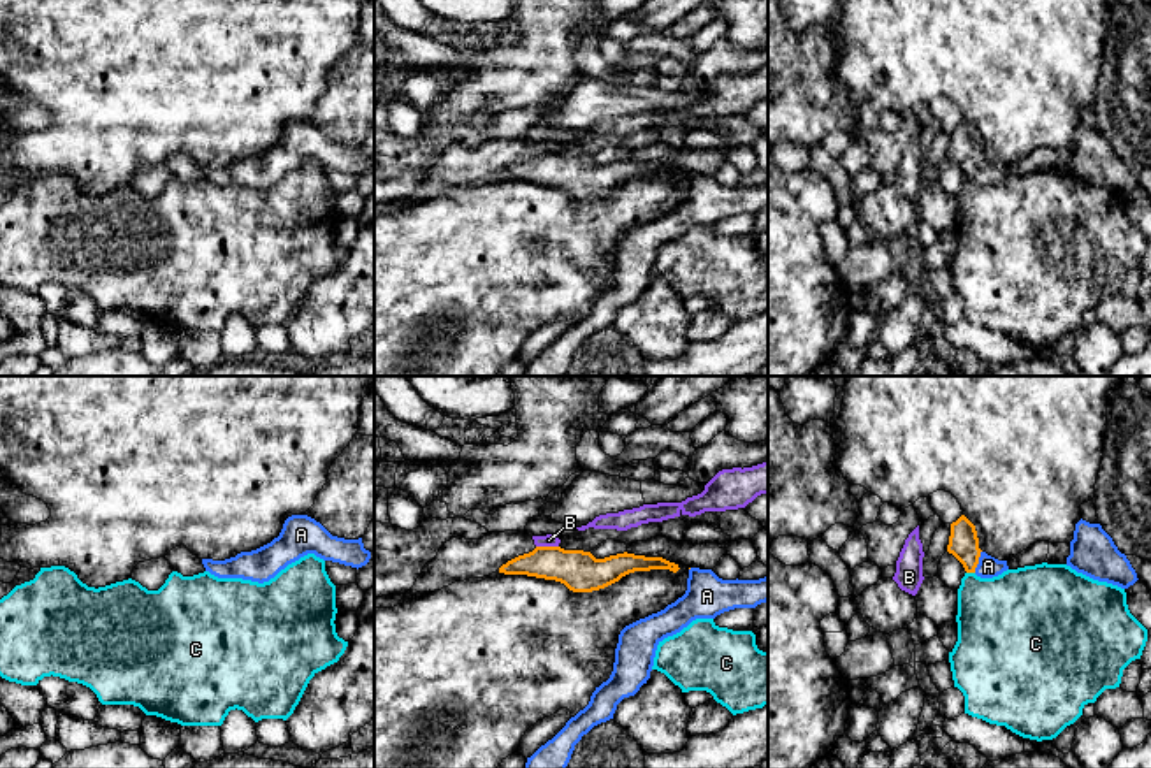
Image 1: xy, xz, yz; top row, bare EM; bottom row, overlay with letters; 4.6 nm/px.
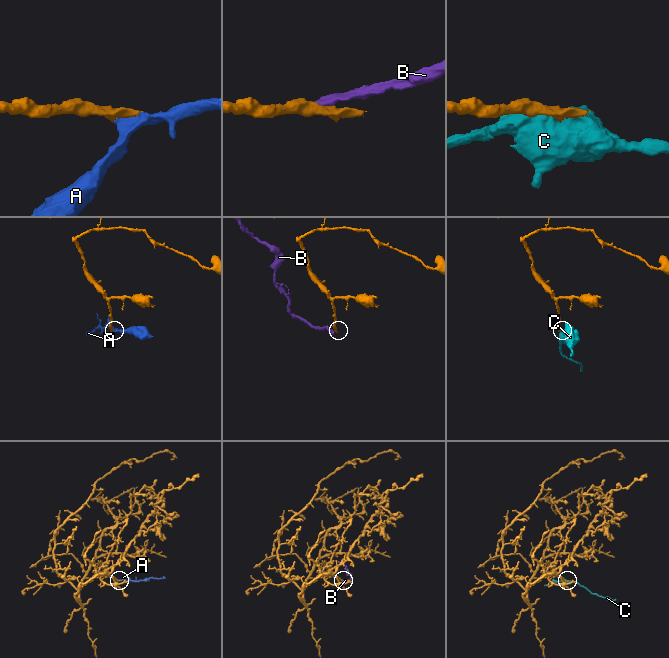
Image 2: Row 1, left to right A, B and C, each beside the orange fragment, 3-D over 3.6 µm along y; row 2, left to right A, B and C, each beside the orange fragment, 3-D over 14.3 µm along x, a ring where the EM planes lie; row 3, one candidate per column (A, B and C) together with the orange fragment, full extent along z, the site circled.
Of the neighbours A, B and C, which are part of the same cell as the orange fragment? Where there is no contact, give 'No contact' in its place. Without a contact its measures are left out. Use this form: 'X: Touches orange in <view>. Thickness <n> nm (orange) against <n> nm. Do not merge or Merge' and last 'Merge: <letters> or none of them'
A: Touches orange in yz. Thickness 140 nm (orange) against 100 nm. Merge
B: Touches orange in xz. Thickness 190 nm (orange) against 60 nm. Do not merge
C: Touches orange in yz. Thickness 140 nm (orange) against 380 nm. Do not merge
Merge: A

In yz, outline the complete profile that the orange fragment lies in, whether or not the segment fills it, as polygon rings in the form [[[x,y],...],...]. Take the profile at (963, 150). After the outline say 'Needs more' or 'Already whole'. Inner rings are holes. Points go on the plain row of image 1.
[[[961,121],[951,130],[947,158],[952,160],[966,179],[993,185],[1009,176],[1007,167],[998,167],[979,155],[975,132]]]. Needs more

